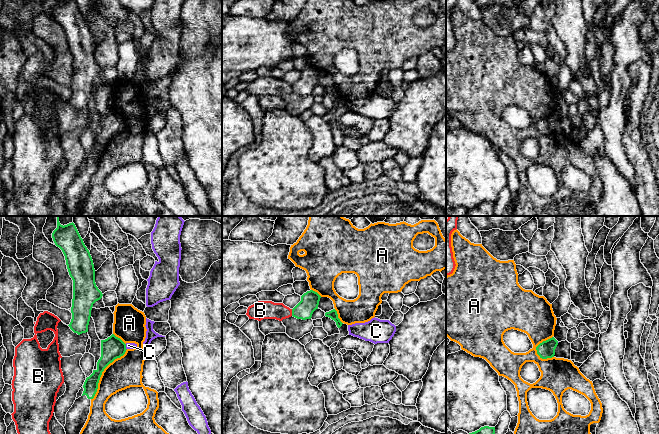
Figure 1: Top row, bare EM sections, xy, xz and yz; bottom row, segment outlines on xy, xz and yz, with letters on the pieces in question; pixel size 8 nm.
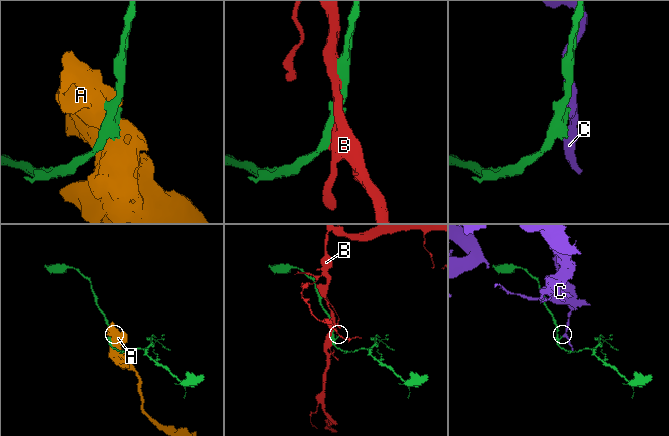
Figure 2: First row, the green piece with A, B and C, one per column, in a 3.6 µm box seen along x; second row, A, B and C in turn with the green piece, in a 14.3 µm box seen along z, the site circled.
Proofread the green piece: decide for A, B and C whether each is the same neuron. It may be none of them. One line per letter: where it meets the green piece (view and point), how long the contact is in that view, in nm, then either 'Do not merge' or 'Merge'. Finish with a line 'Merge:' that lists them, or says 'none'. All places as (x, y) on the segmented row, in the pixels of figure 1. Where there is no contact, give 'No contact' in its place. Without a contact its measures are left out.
A: Touches green at xy (102, 371). Shared border 500 nm. Do not merge
B: Touches green at xz (292, 312). Shared border 60 nm. Do not merge
C: Touches green at xy (125, 347). Shared border 50 nm. Do not merge
Merge: none

